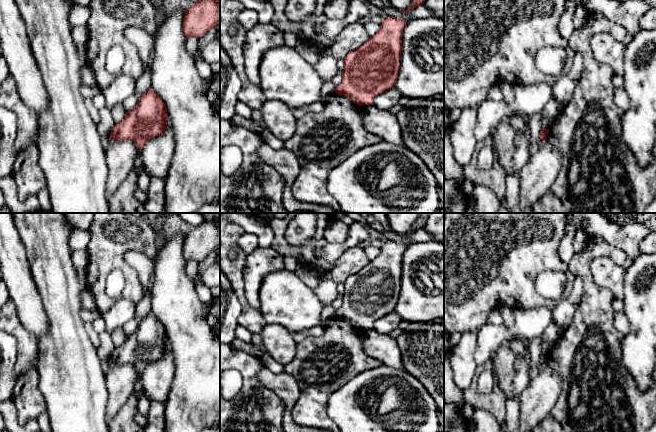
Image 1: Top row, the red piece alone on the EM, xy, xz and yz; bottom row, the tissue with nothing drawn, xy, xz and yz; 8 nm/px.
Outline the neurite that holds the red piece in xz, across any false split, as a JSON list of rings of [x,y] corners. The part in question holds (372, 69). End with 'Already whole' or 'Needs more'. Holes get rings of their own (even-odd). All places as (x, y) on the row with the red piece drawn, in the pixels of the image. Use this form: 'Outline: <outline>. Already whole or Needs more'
Outline: [[[387,16],[375,35],[345,56],[342,82],[336,86],[336,94],[347,96],[359,106],[374,105],[376,96],[395,86],[406,22]]]. Already whole

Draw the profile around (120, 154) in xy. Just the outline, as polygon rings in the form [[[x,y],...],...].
[[[112,140],[106,147],[108,166],[107,194],[115,192],[122,182],[135,169],[135,159],[140,150],[132,140]]]

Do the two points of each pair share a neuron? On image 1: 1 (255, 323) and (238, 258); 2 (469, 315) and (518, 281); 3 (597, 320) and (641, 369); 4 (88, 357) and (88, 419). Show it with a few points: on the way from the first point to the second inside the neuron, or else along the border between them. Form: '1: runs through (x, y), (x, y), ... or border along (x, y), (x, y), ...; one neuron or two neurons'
1: runs through (246, 307), (238, 288), (237, 274); one neuron
2: runs through (481, 303), (499, 285), (506, 285); one neuron
3: border along (622, 335), (621, 362), (627, 370); two neurons
4: runs through (88, 372), (88, 404); one neuron

